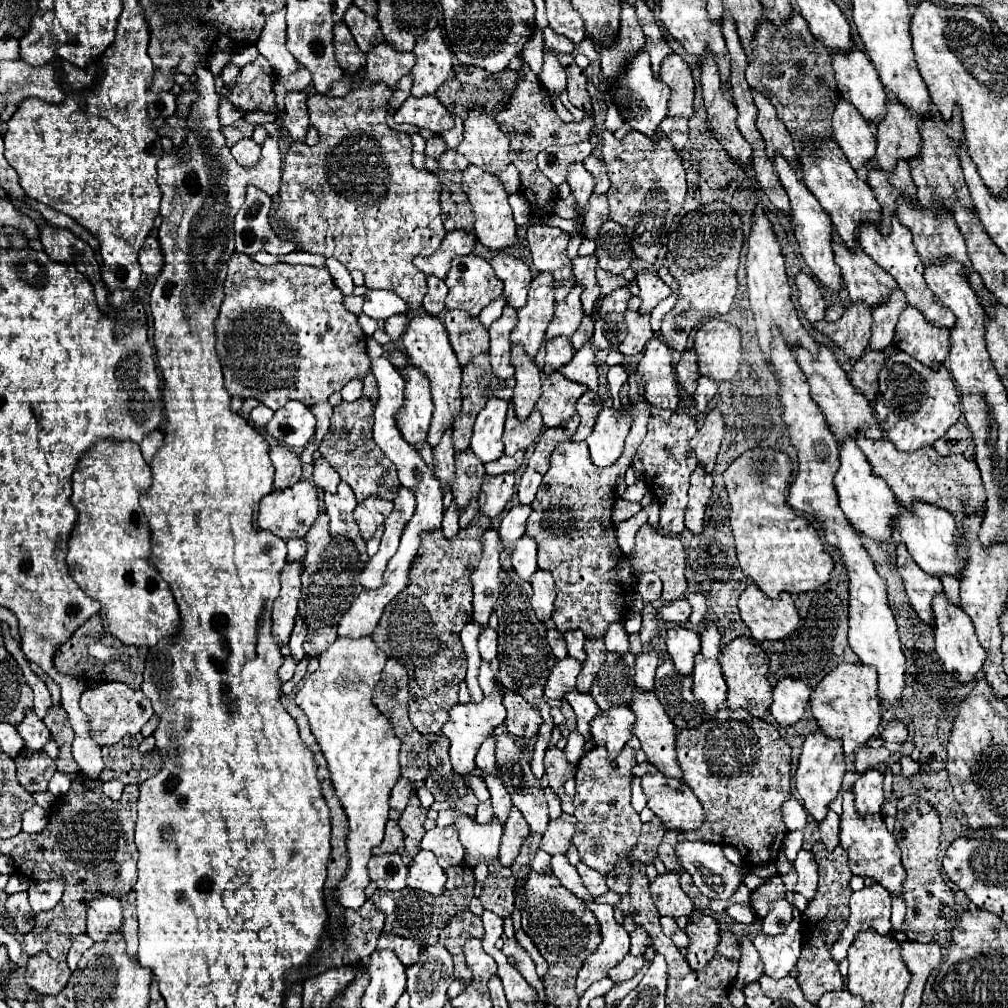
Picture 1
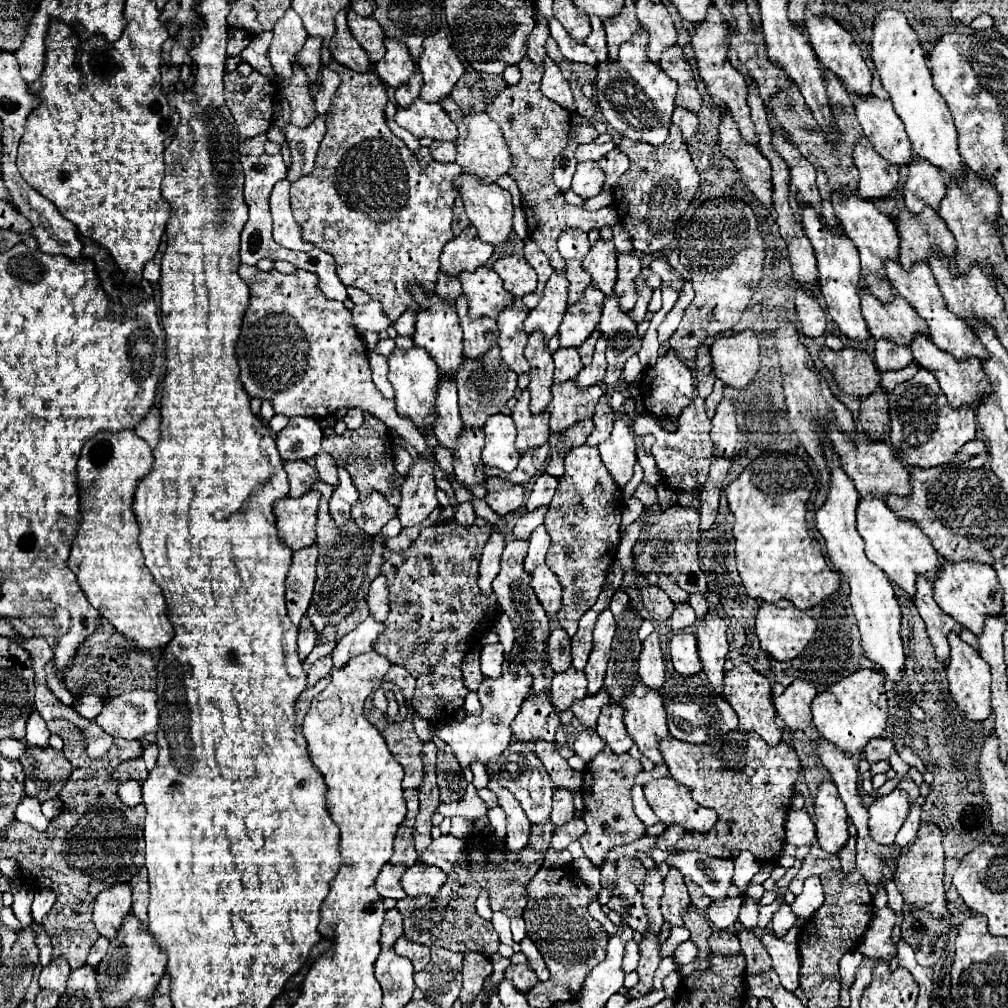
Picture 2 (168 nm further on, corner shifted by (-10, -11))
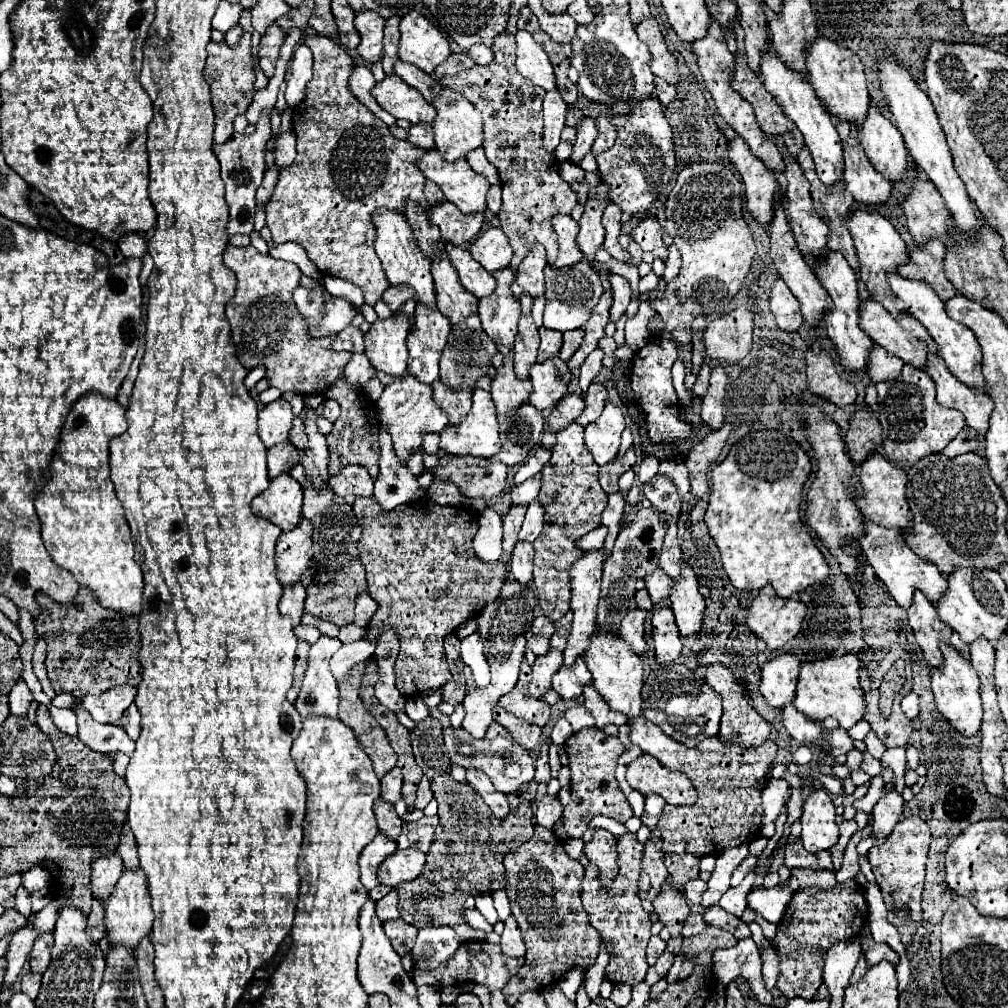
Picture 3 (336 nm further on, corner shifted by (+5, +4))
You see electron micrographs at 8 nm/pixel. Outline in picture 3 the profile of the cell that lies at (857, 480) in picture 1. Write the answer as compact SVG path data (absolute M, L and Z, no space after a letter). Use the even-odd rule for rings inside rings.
M865 519L863 523L865 523L865 535L861 535L861 539L859 539L861 553L863 553L865 561L875 569L879 581L887 587L891 597L901 607L907 609L913 601L913 591L921 589L925 593L925 597L935 605L937 599L947 589L945 577L939 573L937 565L933 565L931 561L925 561L917 553L913 553L913 549L909 549L909 545L905 543L905 539L901 537L901 533L897 529L885 529L869 519Z

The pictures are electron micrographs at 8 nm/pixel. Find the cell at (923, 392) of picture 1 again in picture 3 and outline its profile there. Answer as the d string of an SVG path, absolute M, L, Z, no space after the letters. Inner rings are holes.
M909 363L903 365L901 377L893 381L883 381L877 385L879 393L879 411L877 419L883 427L883 449L889 461L899 465L901 469L909 469L923 455L939 453L947 447L951 439L965 427L963 413L957 409L947 409L935 399L935 383L923 371Z

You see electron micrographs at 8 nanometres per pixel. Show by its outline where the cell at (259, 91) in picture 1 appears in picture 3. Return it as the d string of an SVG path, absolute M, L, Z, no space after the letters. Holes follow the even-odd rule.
M243 33L241 43L231 49L227 43L209 43L207 45L207 63L205 63L205 79L211 87L211 103L215 111L215 143L225 143L233 135L233 119L239 113L245 113L253 101L253 59L251 59L251 35Z

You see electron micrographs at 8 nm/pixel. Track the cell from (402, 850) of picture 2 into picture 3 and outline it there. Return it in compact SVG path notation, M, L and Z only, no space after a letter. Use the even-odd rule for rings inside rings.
M379 799L379 801L375 801L373 809L375 809L375 815L377 815L379 831L385 833L385 835L389 835L389 839L397 839L399 833L401 833L403 821L401 821L401 817L395 813L393 805Z

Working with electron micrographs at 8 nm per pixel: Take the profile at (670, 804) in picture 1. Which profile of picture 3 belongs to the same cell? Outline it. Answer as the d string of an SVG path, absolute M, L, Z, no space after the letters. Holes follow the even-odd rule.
M641 755L627 765L627 781L645 797L659 795L671 805L695 805L697 801L691 781L681 773L669 771L651 755Z

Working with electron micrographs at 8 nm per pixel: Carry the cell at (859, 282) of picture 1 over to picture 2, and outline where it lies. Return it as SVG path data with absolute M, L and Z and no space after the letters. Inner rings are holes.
M860 290L862 316L868 324L870 334L880 340L892 340L898 346L910 346L918 334L930 338L928 324L914 312L914 308L902 298L894 296L892 304L882 304L868 290Z

